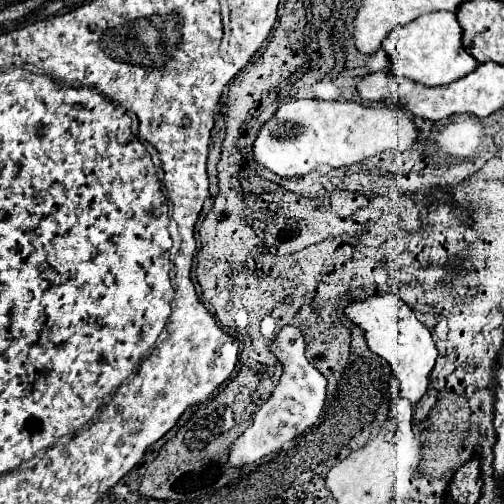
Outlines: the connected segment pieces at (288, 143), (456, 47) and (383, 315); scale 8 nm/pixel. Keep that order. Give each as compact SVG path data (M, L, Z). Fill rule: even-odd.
M290 100L264 122L252 146L254 162L278 176L304 176L318 166L350 166L384 150L408 150L416 144L414 122L388 108L372 108L340 100Z
M430 12L416 18L416 22L396 26L384 38L382 48L386 50L396 76L410 78L424 86L454 82L478 66L478 62L462 46L462 30L454 12Z
M388 292L374 294L364 300L352 300L344 308L344 314L364 332L368 348L390 364L394 376L400 380L402 396L408 398L412 404L418 402L428 390L428 376L434 368L436 346L428 328L416 318L412 308L408 308L396 294Z

